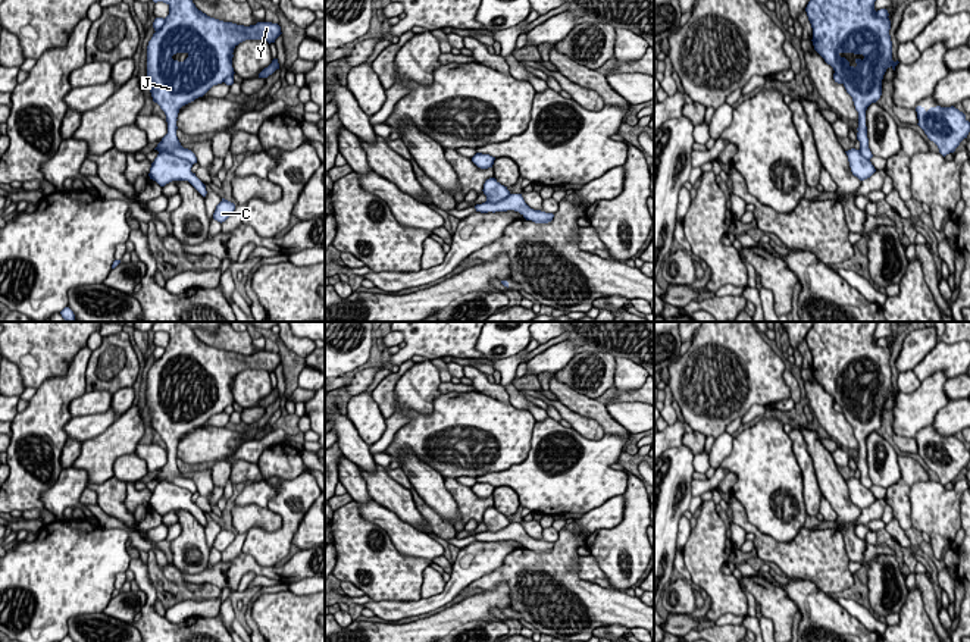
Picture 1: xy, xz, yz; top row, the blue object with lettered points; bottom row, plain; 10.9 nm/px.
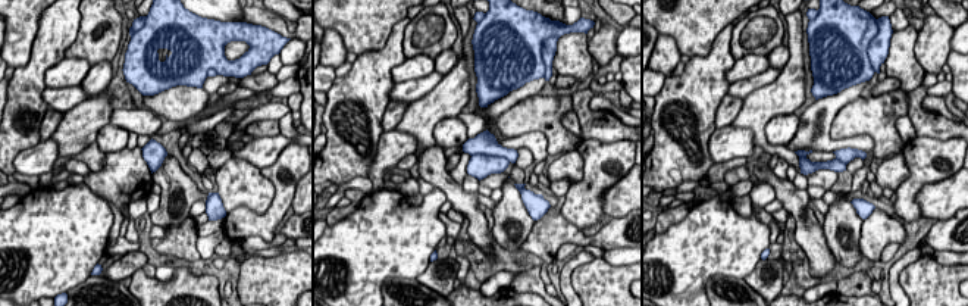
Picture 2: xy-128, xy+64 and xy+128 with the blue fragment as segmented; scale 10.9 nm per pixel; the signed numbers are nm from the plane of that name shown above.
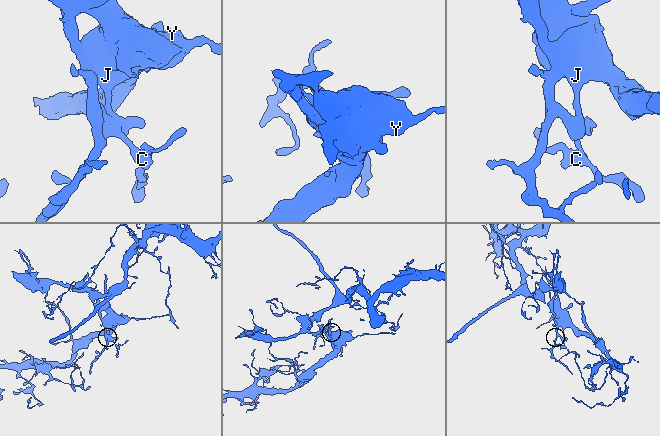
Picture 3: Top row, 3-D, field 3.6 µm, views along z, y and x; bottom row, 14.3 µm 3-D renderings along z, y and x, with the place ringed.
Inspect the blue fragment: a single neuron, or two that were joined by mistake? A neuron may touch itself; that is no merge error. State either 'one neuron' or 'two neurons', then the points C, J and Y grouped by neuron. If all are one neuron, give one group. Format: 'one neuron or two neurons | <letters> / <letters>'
two neurons | C / J Y

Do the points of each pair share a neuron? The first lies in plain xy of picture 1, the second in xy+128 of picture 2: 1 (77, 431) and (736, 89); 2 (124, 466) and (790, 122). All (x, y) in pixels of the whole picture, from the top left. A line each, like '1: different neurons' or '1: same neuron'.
1: same neuron
2: same neuron

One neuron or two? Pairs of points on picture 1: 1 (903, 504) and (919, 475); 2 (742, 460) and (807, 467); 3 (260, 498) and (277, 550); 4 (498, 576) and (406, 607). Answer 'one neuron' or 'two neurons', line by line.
1: one neuron
2: two neurons
3: two neurons
4: two neurons

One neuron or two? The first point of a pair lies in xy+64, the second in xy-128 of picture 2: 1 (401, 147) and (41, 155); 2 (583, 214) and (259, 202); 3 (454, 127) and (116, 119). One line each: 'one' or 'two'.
1: one
2: two
3: two

